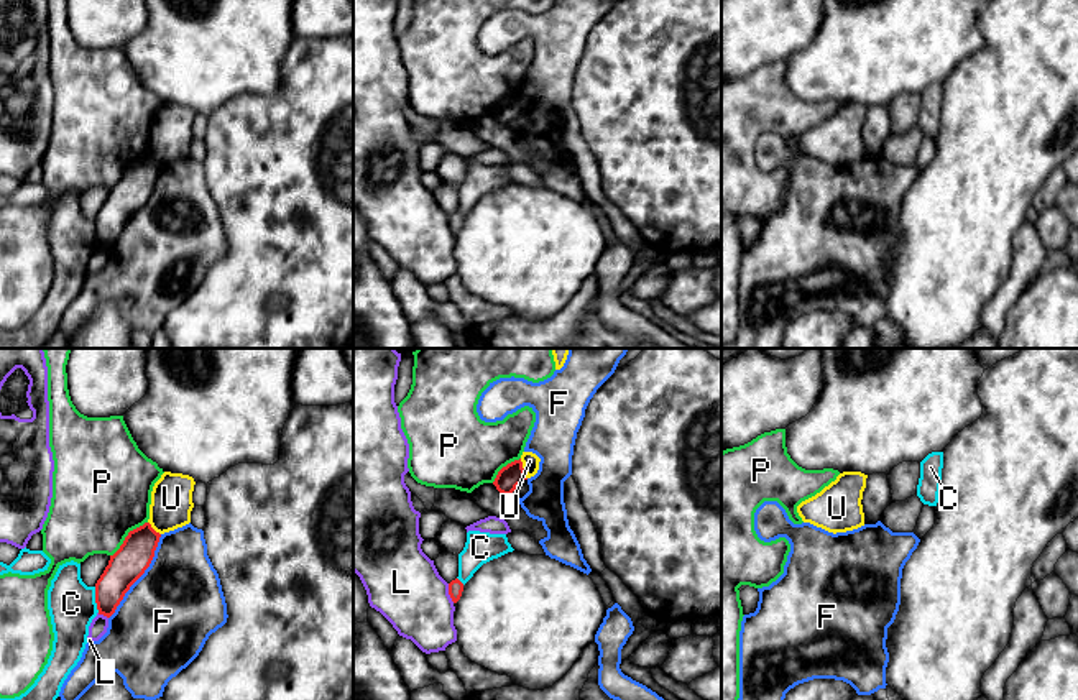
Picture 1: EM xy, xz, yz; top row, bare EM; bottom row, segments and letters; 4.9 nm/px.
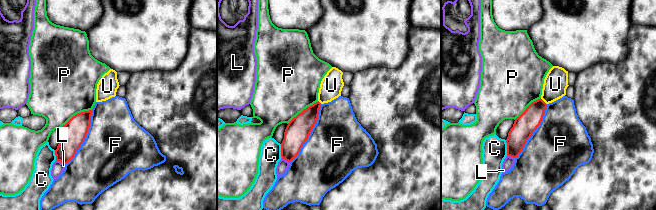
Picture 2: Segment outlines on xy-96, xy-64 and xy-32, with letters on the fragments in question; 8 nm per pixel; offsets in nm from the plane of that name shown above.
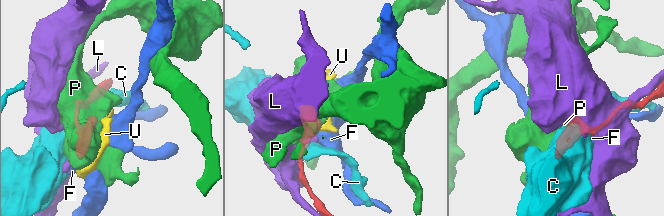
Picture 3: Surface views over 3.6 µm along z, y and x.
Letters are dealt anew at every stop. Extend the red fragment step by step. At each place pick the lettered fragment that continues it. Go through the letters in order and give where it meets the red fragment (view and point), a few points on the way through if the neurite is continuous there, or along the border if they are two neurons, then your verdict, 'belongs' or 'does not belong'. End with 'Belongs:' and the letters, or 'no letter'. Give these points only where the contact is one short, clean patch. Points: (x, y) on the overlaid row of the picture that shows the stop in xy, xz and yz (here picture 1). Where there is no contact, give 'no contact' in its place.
C: meets red in xy at (96, 600); does not belong
F: meets red in xy at (140, 575); does not belong
L: meets red in xz at (449, 594); does not belong
P: meets red in xy at (127, 536); does not belong
U: meets red in xz at (523, 469); border along xz (520, 459), (526, 478); does not belong
Belongs: no letter

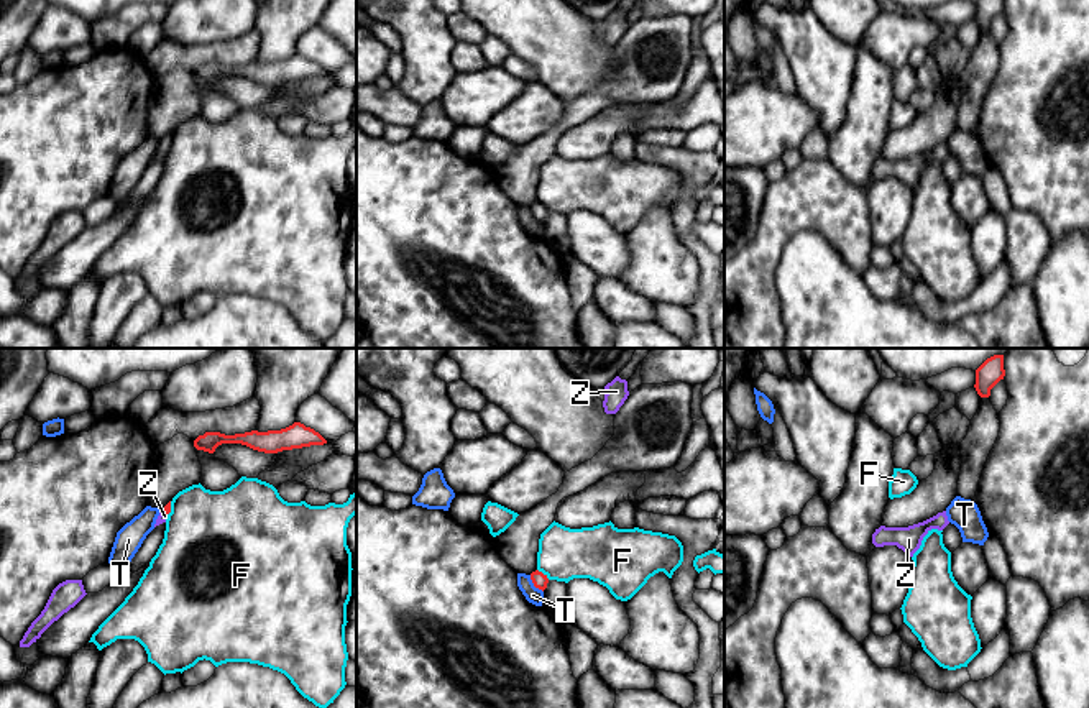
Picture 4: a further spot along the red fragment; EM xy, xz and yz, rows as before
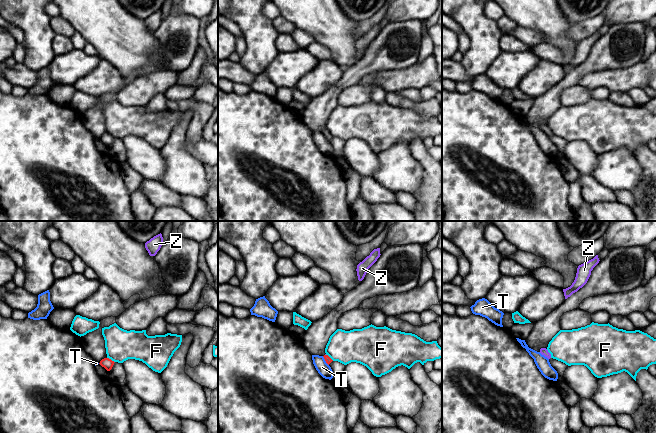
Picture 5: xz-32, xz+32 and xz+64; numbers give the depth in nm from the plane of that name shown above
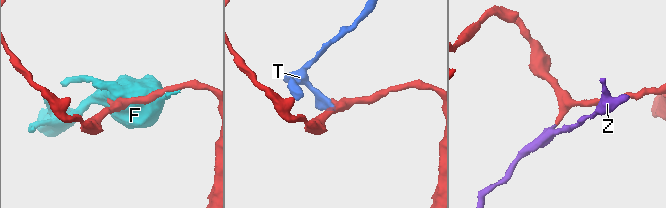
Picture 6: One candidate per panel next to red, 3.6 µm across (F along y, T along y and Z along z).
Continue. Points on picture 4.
F: meets red in xz at (542, 574); does not belong
T: meets red in xz at (534, 585); border along xz (529, 575), (531, 582), (542, 592); does not belong
Z: meets red in xy at (165, 511); runs through xy (166, 508), (165, 511), (163, 516); belongs
Belongs: Z

